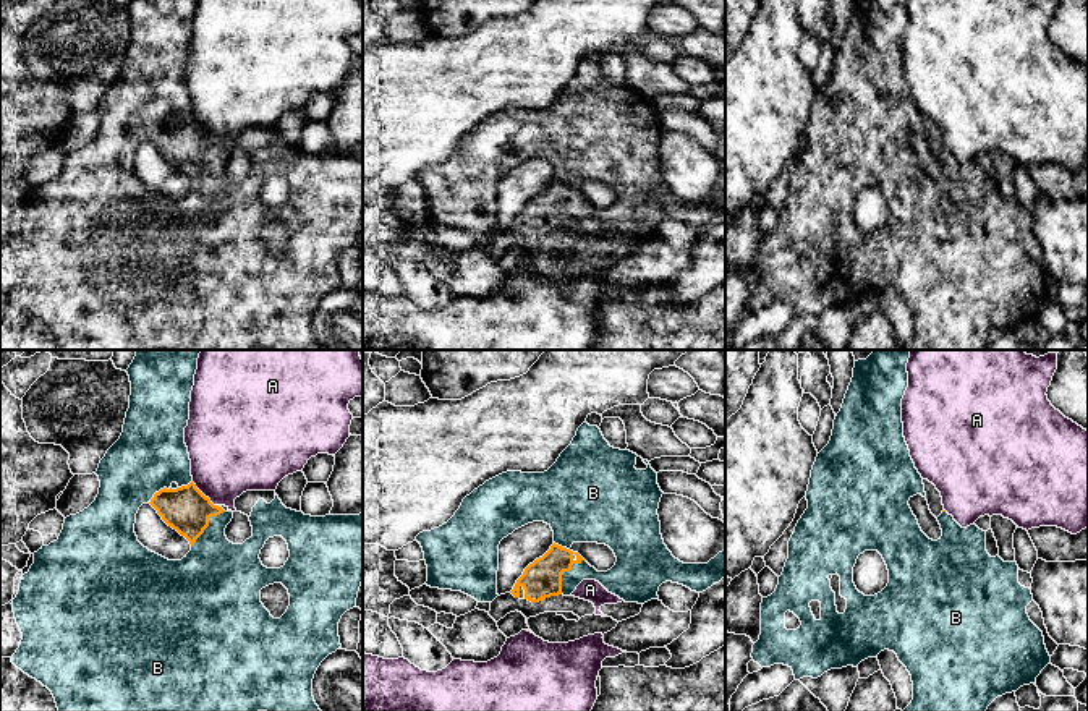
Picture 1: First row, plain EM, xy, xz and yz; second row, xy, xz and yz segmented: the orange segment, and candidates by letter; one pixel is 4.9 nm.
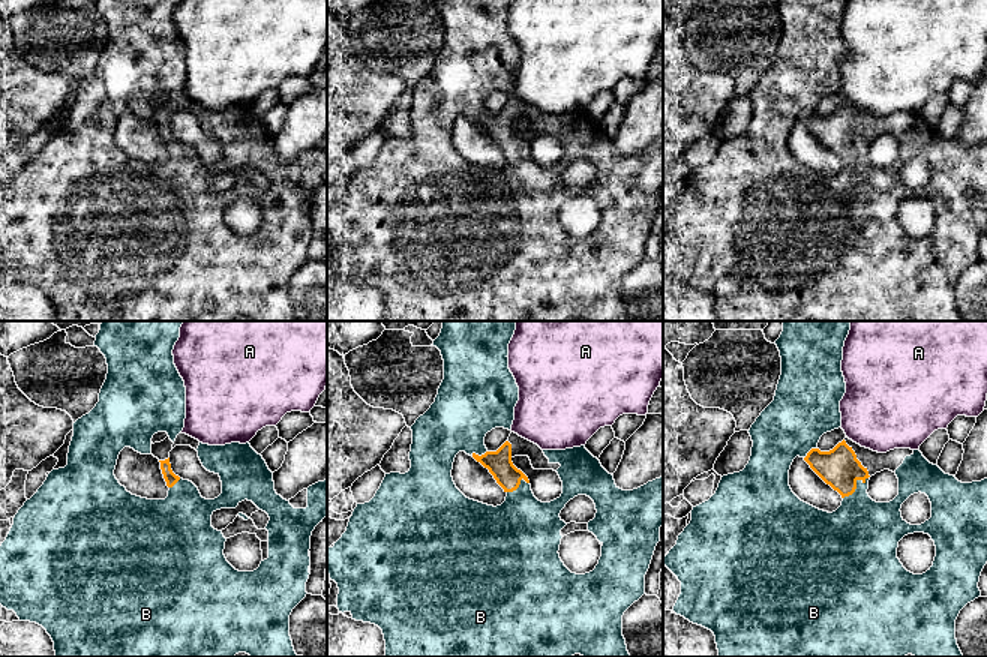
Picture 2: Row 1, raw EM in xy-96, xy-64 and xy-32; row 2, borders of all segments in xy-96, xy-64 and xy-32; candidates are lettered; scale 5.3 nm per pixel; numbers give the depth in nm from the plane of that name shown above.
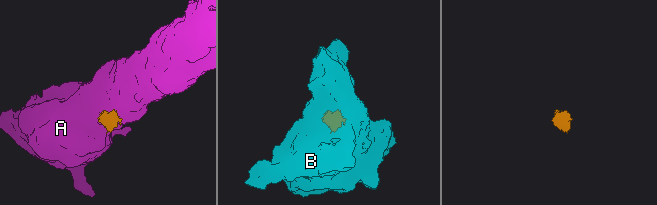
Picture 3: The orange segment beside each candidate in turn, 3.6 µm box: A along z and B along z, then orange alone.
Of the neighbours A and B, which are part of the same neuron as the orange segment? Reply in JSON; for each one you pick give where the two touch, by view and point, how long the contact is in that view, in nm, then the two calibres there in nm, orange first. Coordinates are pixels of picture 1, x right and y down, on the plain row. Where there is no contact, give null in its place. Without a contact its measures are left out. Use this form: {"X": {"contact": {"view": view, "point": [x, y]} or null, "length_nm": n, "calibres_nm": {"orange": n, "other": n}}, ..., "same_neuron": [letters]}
{"B": {"contact": {"view": "xz", "point": [564, 208]}, "length_nm": 220, "calibres_nm": {"orange": 190, "other": 200}}, "same_neuron": ["B"]}

